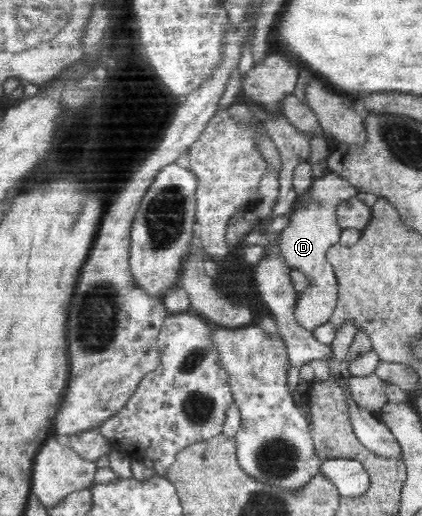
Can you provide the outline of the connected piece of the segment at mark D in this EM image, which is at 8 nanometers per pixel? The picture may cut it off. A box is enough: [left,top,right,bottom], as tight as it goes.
[279,212,342,331]

